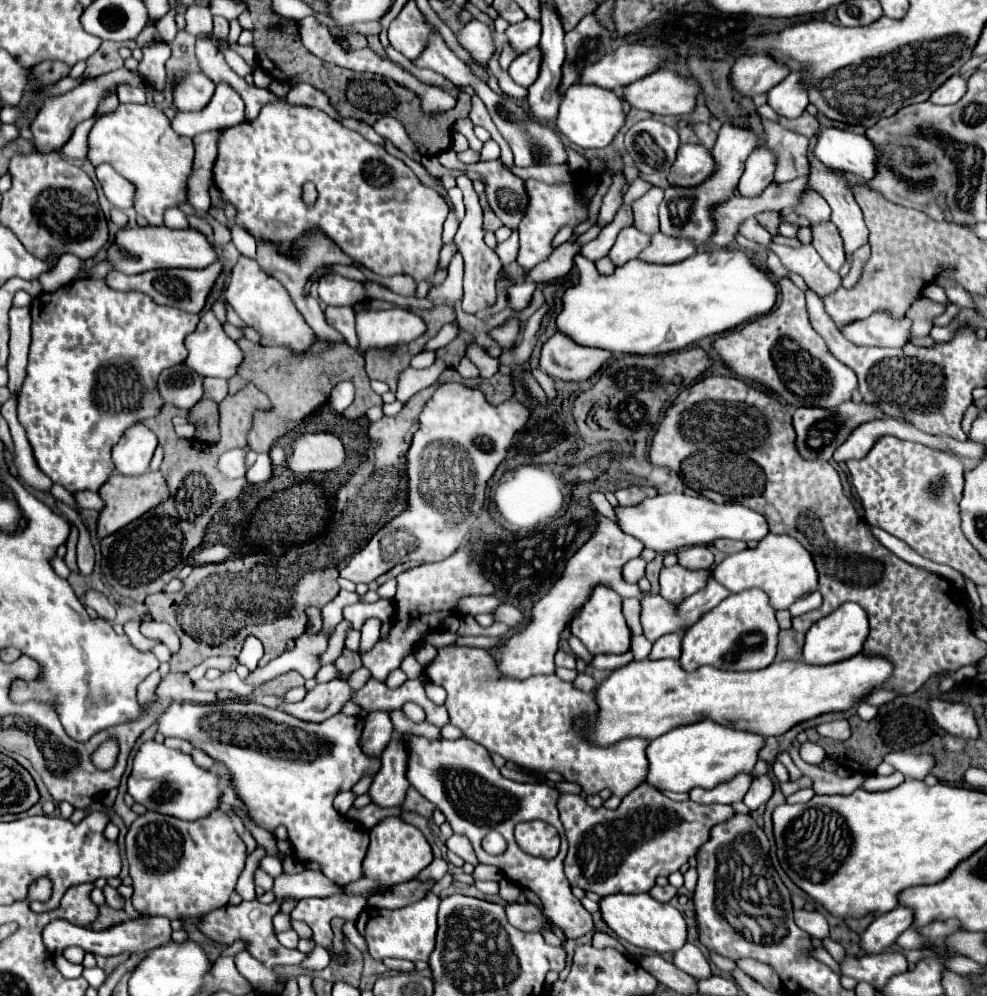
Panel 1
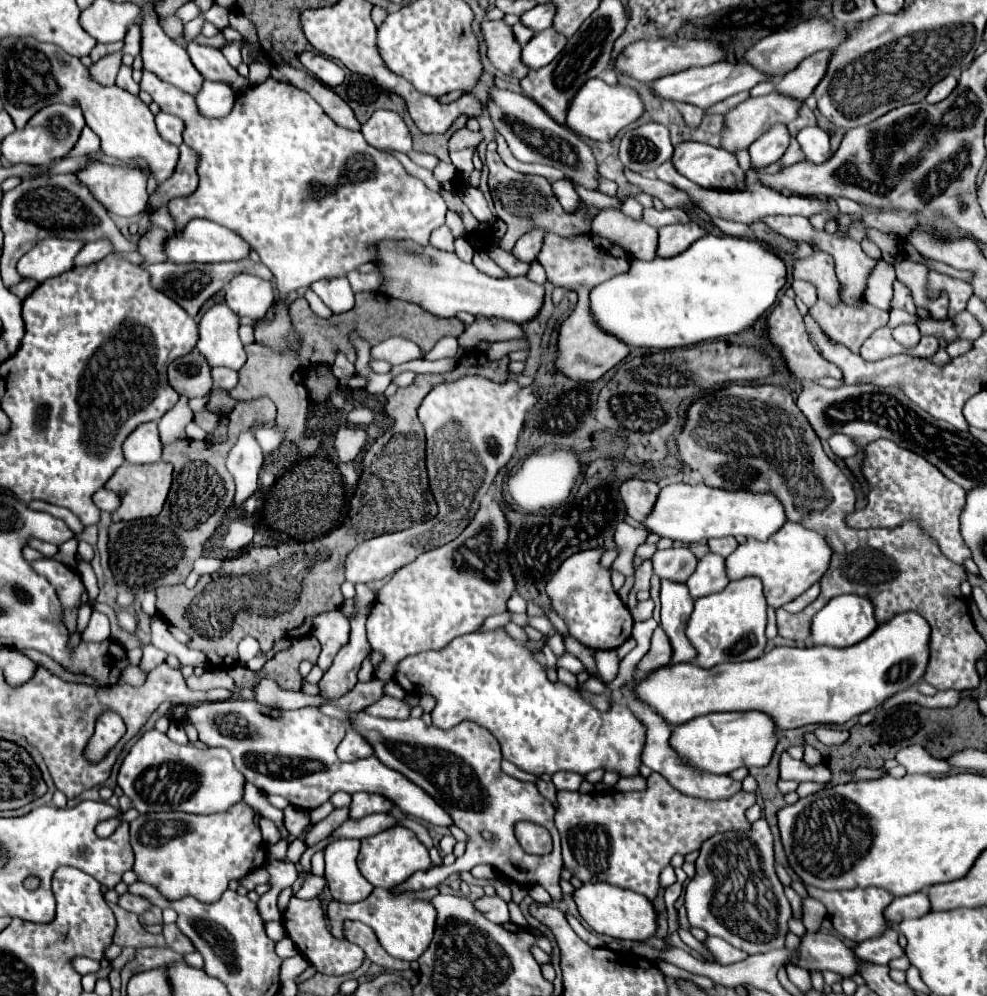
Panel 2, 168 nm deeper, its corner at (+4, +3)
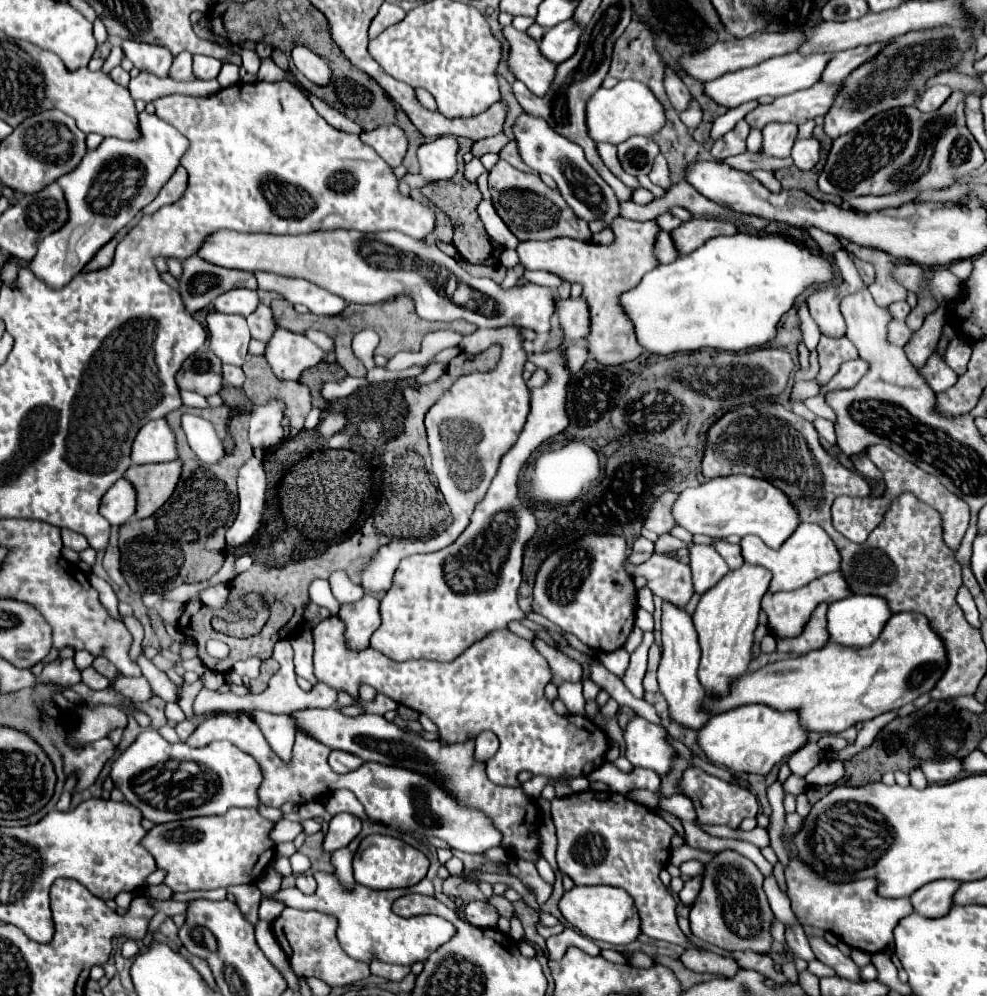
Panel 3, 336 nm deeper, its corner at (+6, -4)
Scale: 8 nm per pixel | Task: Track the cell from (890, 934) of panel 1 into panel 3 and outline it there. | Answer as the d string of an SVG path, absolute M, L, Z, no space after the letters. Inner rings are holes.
M937 880L933 884L929 882L911 894L913 910L925 918L945 916L951 910L951 898L957 888L959 882L955 880Z

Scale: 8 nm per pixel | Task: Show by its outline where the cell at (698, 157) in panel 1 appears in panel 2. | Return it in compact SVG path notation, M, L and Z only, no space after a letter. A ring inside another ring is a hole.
M687 141L687 143L679 143L675 147L673 153L673 165L675 169L685 175L687 179L691 179L693 183L707 187L707 189L717 189L717 191L743 191L743 175L745 171L739 167L735 155L731 155L725 149L715 149L711 145L705 143L695 143L695 141Z

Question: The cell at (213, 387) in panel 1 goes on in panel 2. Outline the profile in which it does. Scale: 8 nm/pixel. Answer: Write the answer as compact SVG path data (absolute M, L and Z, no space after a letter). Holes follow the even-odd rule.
M213 367L213 381L215 381L215 387L217 389L233 389L239 381L239 373L237 371L231 371L229 367Z

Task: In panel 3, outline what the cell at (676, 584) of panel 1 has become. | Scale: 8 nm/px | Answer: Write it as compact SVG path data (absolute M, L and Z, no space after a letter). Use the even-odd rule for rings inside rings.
M663 602L663 616L661 616L661 634L663 634L663 656L659 664L659 692L669 702L669 710L675 722L699 730L701 724L709 720L709 714L701 714L701 702L705 700L705 688L697 678L699 666L699 644L697 634L693 628L691 616L685 608L677 608L671 602Z

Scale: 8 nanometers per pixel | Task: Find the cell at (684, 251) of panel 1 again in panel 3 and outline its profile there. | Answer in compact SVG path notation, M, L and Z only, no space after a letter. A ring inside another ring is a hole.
M693 218L689 222L683 222L683 226L675 228L671 232L671 238L679 256L685 256L715 236L727 236L735 232L737 228L731 222L717 218Z

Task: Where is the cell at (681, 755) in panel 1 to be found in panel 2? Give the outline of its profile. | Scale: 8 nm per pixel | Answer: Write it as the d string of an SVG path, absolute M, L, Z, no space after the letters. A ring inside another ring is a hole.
M737 711L727 715L715 713L715 715L695 717L691 719L691 723L673 727L671 745L693 767L707 773L727 775L737 767L747 767L747 769L765 767L771 761L773 751L777 747L775 733L777 729L773 719L759 711Z

